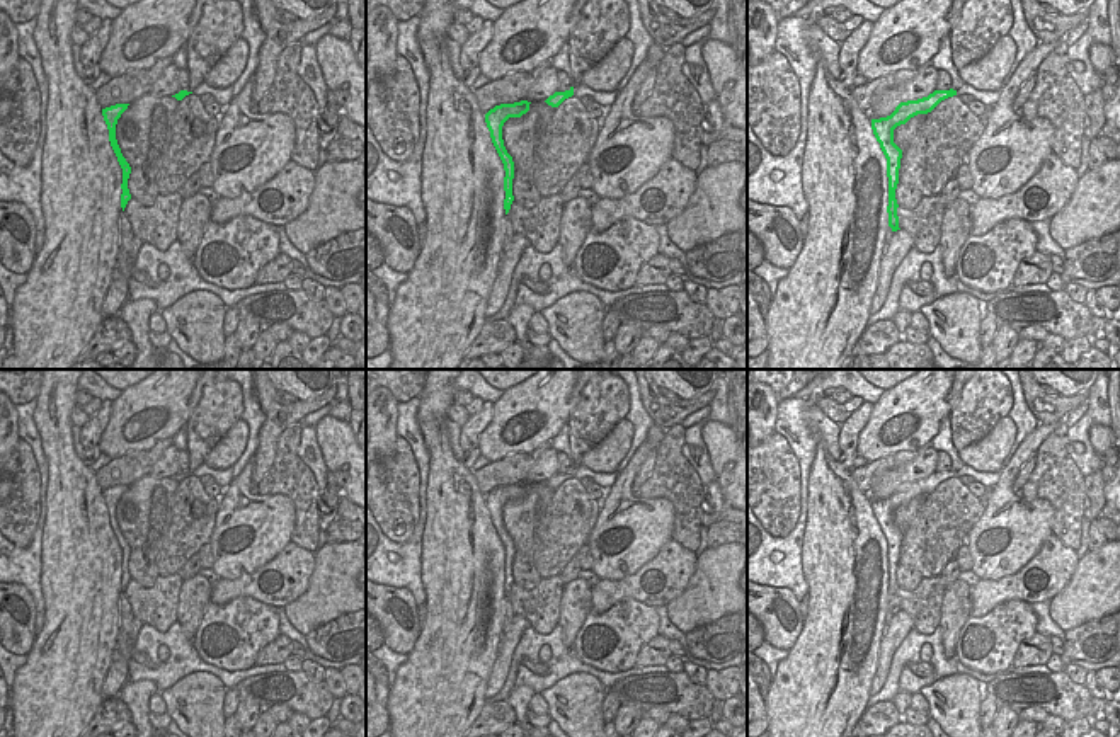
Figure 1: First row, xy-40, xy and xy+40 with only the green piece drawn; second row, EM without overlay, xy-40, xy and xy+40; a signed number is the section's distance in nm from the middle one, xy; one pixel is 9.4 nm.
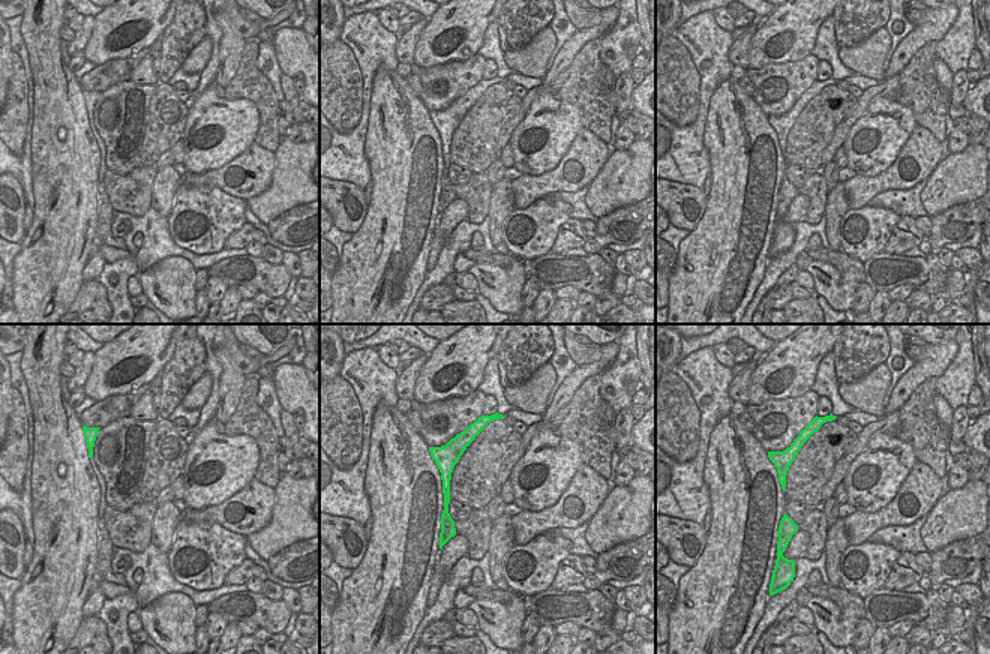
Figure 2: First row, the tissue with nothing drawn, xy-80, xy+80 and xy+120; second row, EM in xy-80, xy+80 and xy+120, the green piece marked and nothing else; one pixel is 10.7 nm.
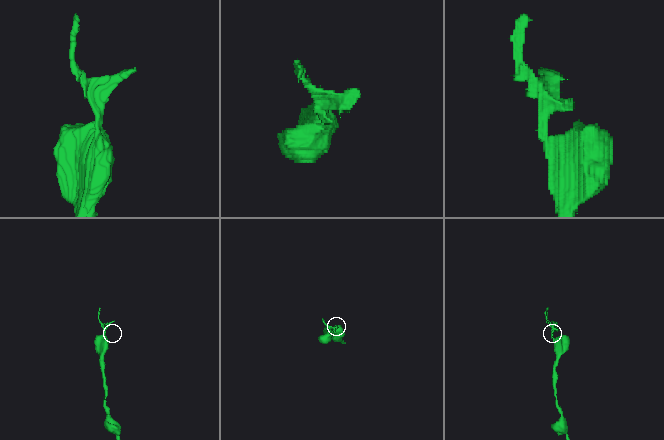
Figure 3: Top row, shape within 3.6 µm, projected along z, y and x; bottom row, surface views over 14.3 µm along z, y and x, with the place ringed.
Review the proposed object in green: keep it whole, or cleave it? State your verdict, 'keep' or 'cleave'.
keep

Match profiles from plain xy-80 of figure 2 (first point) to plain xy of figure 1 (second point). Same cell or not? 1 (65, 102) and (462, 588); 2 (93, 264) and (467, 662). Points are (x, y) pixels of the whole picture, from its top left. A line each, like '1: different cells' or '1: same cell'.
1: same cell
2: different cells

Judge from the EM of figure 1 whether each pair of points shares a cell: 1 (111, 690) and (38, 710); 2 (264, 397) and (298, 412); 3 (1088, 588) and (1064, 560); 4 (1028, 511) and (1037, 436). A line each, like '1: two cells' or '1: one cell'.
1: two cells
2: one cell
3: two cells
4: one cell

